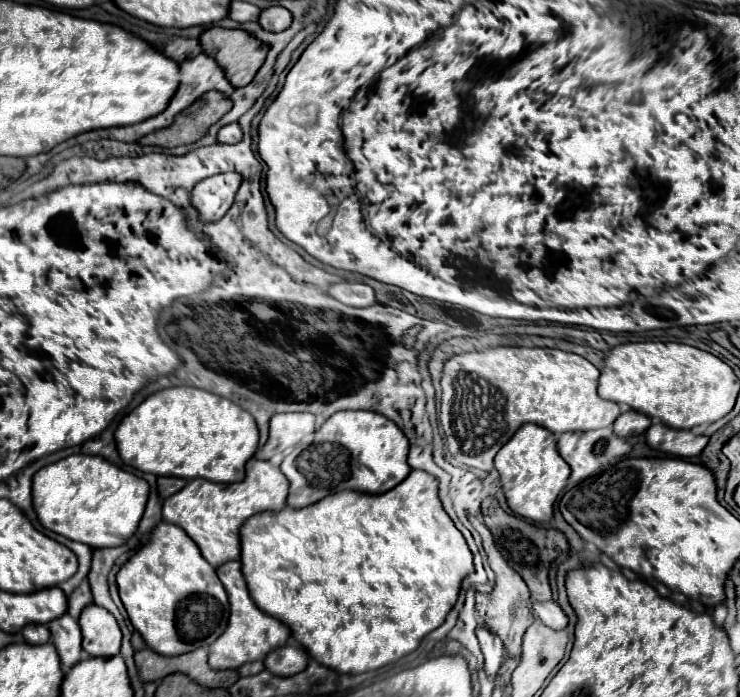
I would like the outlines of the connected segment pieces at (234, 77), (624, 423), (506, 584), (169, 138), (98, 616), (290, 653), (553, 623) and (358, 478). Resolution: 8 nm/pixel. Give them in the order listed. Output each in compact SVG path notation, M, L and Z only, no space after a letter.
M211 27L201 35L203 51L213 57L225 71L233 87L245 87L253 81L263 65L269 45L255 39L243 29Z
M629 411L629 413L621 413L619 419L613 423L613 431L619 437L631 437L631 435L641 435L647 431L647 427L651 427L651 419L647 415L641 415L637 411Z
M473 515L469 517L471 525L477 529L477 533L481 533L483 537L483 549L487 553L487 561L489 561L489 567L495 571L497 575L497 583L493 587L493 593L491 595L481 595L477 593L477 605L475 605L475 611L481 619L481 623L495 635L501 637L503 645L505 645L505 653L507 657L515 657L519 659L521 657L521 639L523 639L523 633L527 631L527 627L535 621L535 617L531 615L533 609L531 609L531 597L529 597L529 589L525 585L525 581L519 577L517 571L513 571L507 561L501 557L501 553L497 551L495 543L493 543L493 537L489 533L489 529L479 523Z
M209 91L201 99L197 99L189 109L181 111L171 127L155 131L143 137L139 143L157 147L177 147L195 143L227 111L231 111L231 99L227 99L227 95L223 95L221 91Z
M99 605L85 607L79 617L79 627L83 633L83 649L91 657L119 655L121 629L107 609Z
M285 645L279 647L275 651L271 651L265 659L265 667L279 677L291 677L297 675L299 671L303 671L309 663L309 655L303 647L293 647L293 645Z
M545 601L545 603L533 603L533 609L535 609L535 615L547 625L547 627L553 627L555 631L561 631L567 627L569 619L567 615L563 613L563 609L555 603L555 601Z
M339 411L315 431L311 443L301 441L281 463L291 483L287 505L301 509L341 489L367 495L387 493L411 473L407 451L409 439L391 419L375 411Z

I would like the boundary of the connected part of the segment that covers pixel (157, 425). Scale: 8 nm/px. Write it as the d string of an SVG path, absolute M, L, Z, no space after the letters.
M169 387L125 415L115 441L123 463L143 473L237 483L245 479L245 463L259 449L259 429L251 413L225 397L197 387Z

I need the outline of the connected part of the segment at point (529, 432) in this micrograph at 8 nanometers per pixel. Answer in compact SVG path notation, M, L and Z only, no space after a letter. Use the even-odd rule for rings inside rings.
M523 425L497 453L495 467L501 475L501 487L507 497L509 509L521 519L533 523L549 523L553 517L555 499L559 497L571 475L569 465L557 451L557 435L539 425Z

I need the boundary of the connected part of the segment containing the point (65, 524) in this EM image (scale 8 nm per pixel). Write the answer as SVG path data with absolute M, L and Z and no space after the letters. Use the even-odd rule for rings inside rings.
M71 455L39 469L33 477L33 507L41 525L89 547L119 547L137 529L149 497L145 479L99 455Z

